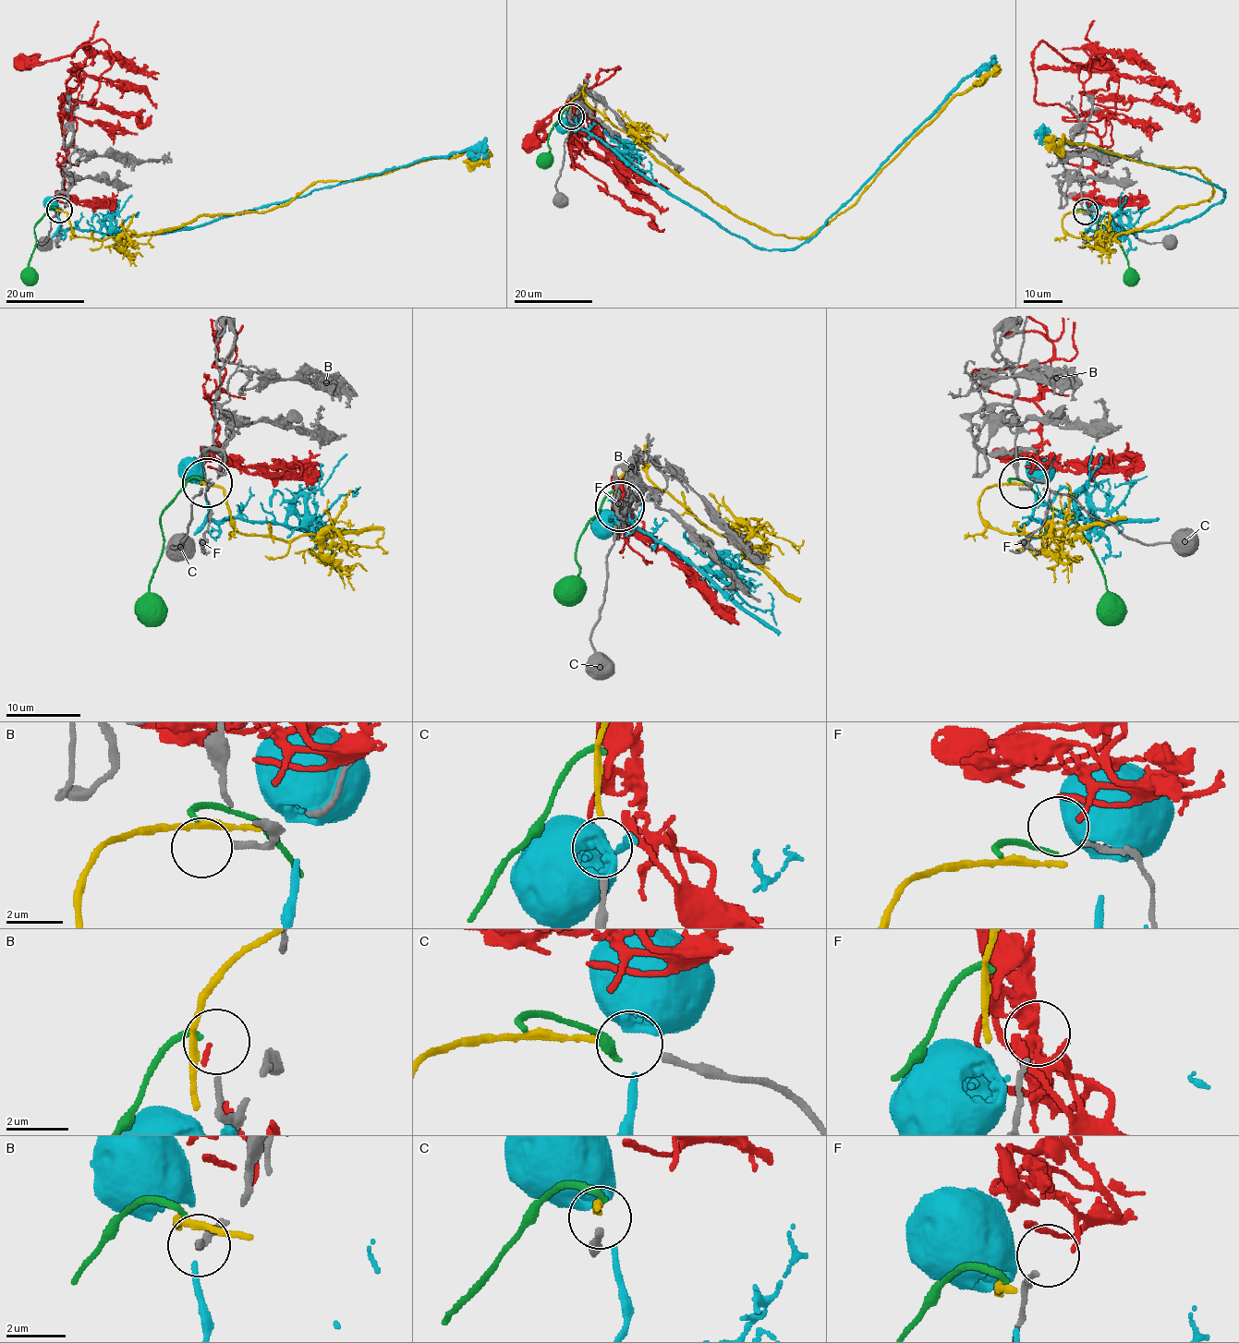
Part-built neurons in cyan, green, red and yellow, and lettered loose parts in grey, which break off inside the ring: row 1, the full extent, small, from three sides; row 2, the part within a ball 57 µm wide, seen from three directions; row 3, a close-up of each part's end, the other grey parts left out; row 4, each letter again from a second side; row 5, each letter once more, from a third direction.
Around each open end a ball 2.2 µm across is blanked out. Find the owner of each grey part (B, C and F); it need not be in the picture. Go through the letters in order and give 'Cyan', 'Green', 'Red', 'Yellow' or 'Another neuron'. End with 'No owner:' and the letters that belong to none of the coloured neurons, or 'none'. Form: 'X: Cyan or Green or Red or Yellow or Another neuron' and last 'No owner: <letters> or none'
B: Another neuron
C: Yellow
F: Red
No owner: B

